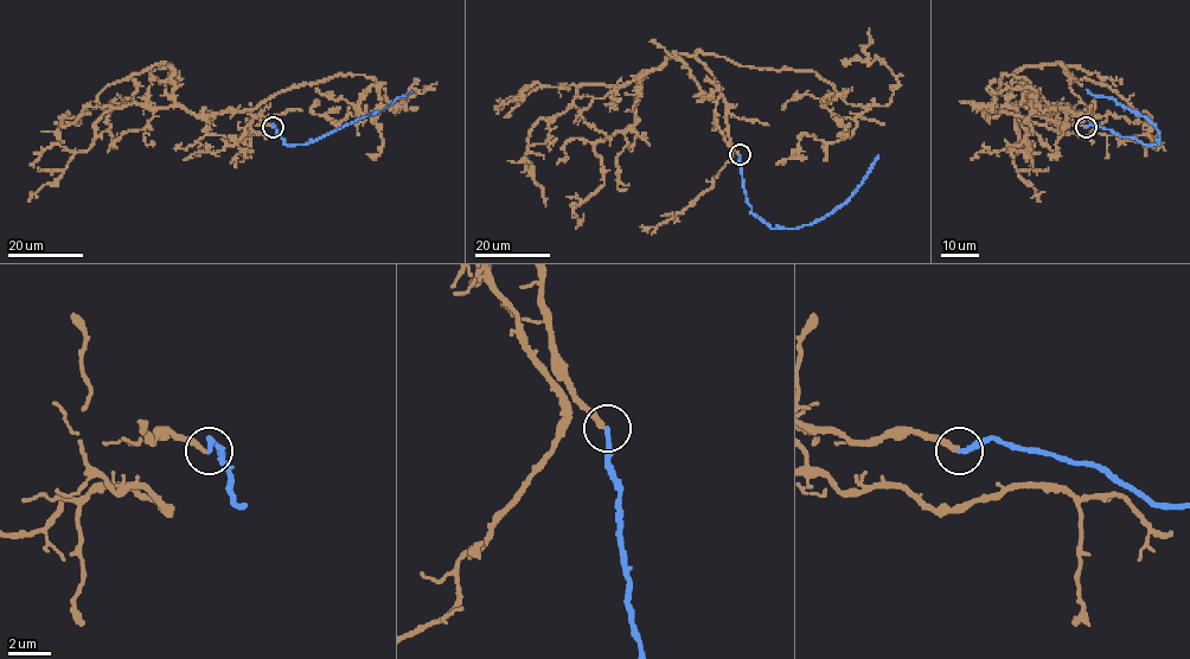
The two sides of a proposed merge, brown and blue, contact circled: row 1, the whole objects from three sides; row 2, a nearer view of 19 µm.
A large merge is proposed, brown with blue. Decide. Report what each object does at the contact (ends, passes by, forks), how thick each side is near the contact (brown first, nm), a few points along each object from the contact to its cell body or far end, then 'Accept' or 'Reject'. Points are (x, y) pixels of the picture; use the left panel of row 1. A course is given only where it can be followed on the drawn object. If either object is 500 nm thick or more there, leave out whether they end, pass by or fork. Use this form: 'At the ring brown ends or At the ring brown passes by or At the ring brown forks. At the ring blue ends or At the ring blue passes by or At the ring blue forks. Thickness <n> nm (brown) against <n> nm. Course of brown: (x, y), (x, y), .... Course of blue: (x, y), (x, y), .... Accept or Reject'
At the ring brown ends. At the ring blue ends. Thickness 240 nm (brown) against 240 nm. Course of brown: (273, 127), (230, 110), (350, 74), (371, 77), (401, 107), (334, 123), (312, 112), (319, 101). Course of blue: (273, 127), (287, 145), (311, 142), (376, 115), (413, 89). Reject

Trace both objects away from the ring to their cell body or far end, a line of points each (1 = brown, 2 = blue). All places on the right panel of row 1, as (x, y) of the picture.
1: (1086, 127), (983, 109), (1004, 74), (1024, 77), (1042, 110), (1067, 107), (1068, 123), (1091, 115), (1093, 101)
2: (1086, 127), (1111, 129), (1144, 145), (1159, 142), (1156, 126), (1143, 116), (1086, 89)

